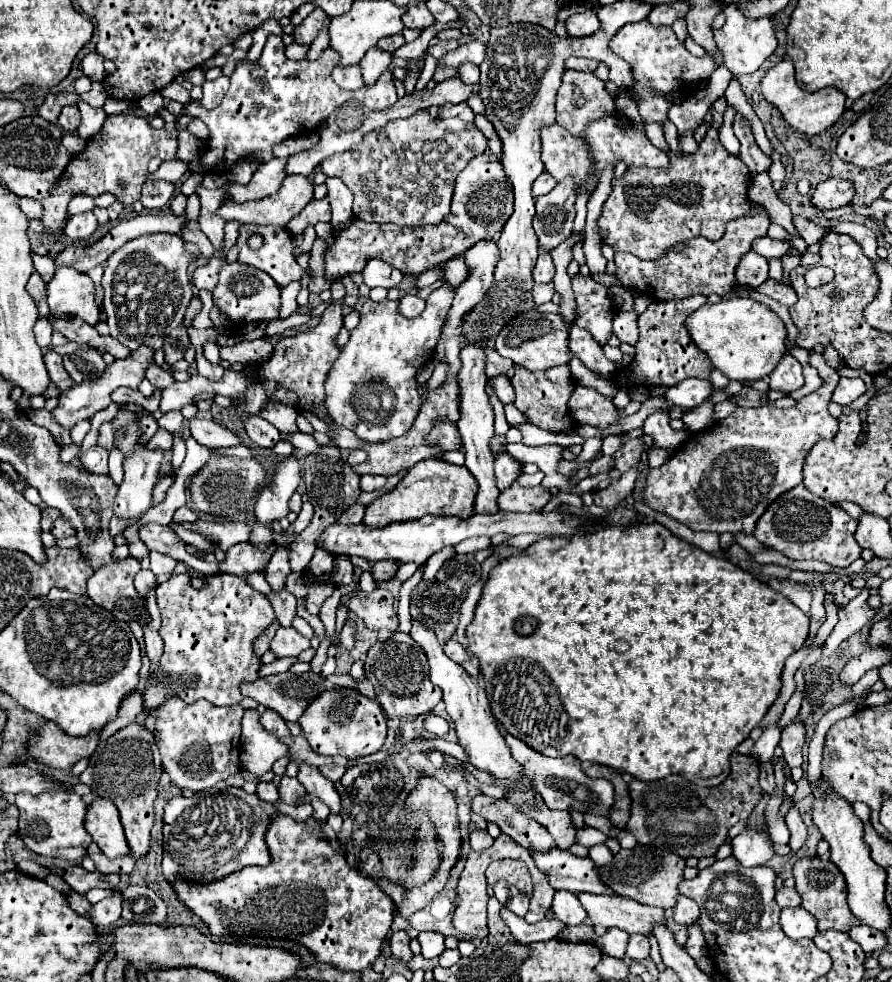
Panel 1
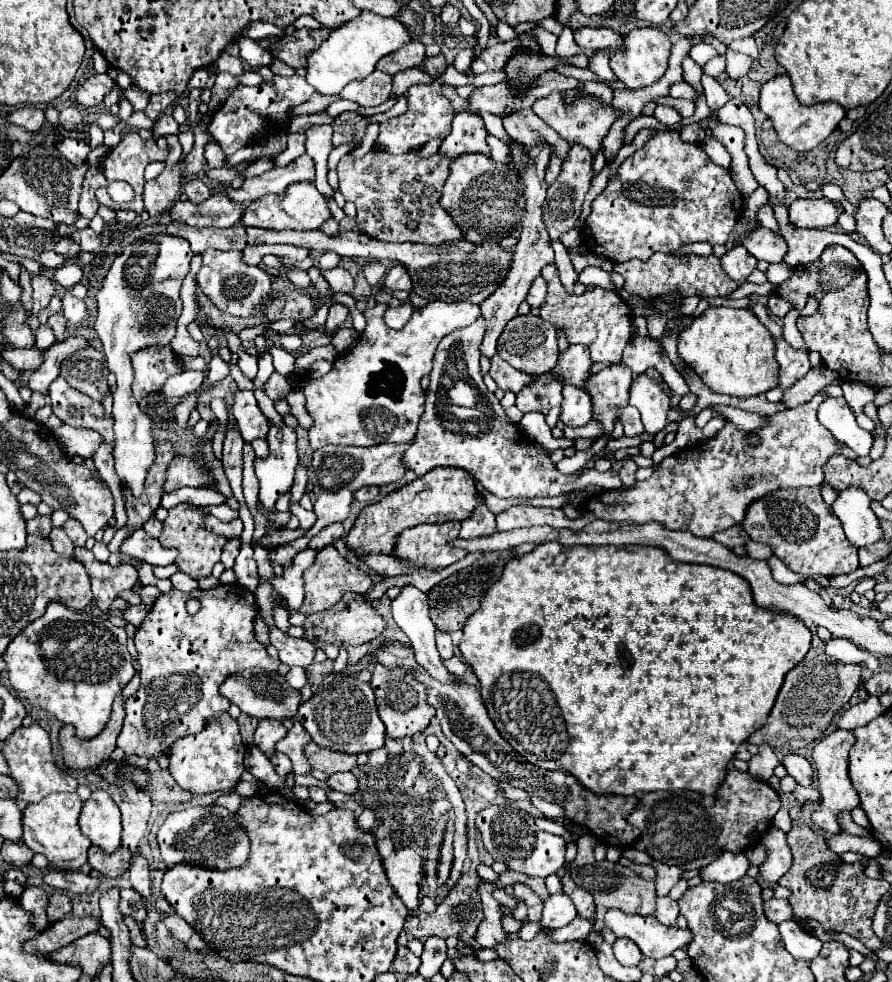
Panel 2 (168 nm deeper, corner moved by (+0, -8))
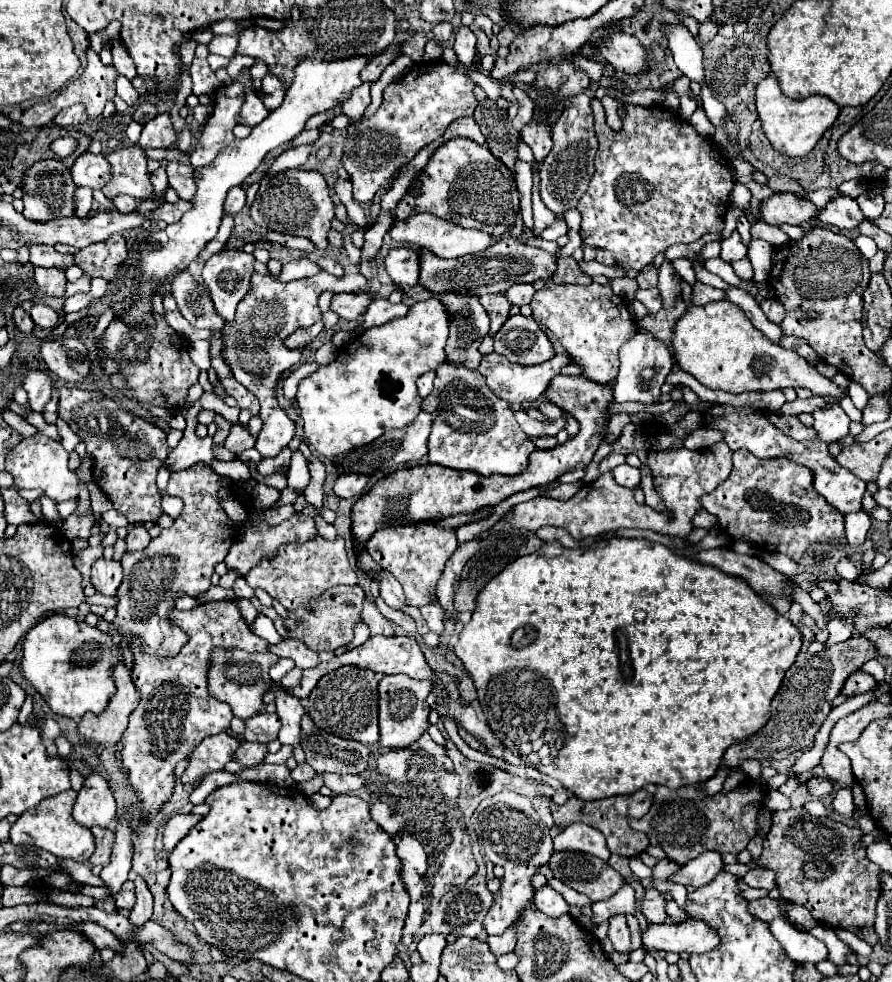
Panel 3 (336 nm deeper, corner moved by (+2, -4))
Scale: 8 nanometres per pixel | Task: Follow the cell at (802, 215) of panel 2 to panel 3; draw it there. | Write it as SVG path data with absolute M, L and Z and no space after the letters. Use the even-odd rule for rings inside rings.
M791 192L775 194L761 204L761 220L769 222L773 226L777 226L781 222L803 224L803 222L817 218L819 212L821 210L813 202L809 202L805 198L797 198Z

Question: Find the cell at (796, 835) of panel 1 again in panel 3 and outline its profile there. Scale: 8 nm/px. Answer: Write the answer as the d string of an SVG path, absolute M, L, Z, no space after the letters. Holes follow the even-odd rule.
M751 868L751 872L747 872L743 880L753 888L765 888L765 890L775 888L775 872L769 868Z

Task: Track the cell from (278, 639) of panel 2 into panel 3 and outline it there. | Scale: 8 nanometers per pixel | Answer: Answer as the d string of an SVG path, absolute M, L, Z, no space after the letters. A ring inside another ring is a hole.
M281 640L279 644L269 648L273 654L281 656L281 658L291 658L295 662L295 666L299 668L313 668L319 664L317 660L317 652L307 648L301 640Z

